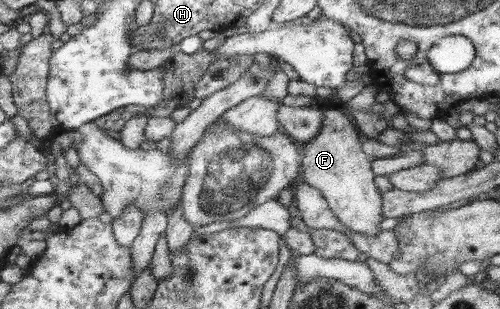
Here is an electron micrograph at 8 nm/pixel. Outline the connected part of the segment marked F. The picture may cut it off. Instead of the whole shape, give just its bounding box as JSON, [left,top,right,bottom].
[301,104,384,235]

